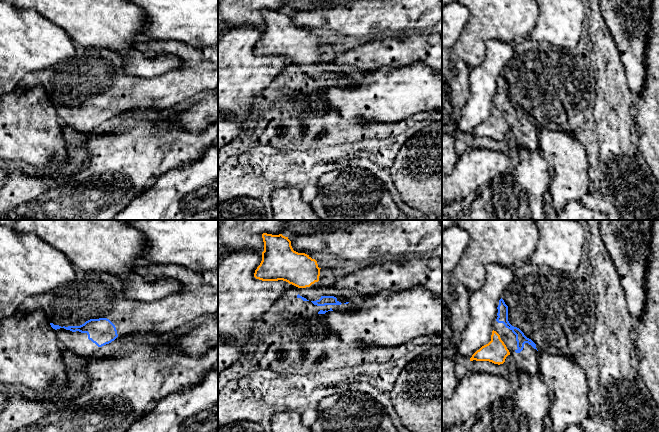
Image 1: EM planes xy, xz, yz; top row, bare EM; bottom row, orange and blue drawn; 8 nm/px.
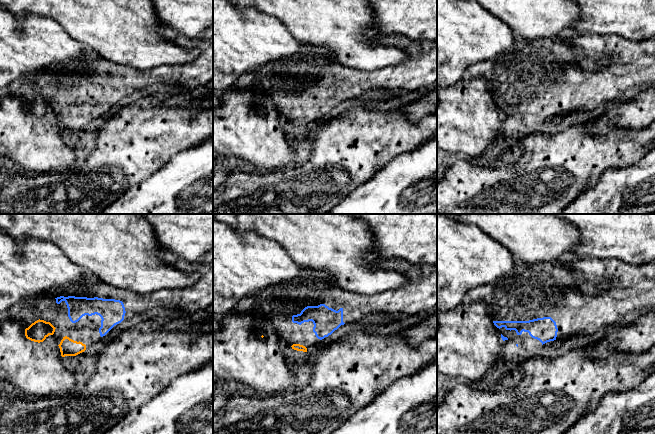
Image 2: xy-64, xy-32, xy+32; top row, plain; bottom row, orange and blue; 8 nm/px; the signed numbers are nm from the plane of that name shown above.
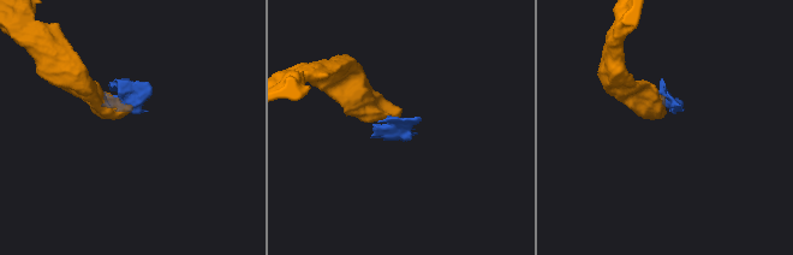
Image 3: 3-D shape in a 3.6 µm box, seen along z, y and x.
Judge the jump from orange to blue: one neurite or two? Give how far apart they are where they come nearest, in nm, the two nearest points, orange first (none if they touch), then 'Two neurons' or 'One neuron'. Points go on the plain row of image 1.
Distance 50 nm. Across: yz (509, 128), (515, 127). One neuron

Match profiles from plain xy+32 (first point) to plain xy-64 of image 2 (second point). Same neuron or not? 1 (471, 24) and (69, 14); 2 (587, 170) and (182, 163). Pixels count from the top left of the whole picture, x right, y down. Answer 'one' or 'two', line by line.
1: two
2: two

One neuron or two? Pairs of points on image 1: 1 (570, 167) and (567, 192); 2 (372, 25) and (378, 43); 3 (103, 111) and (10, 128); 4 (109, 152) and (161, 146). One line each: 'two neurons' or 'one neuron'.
1: one neuron
2: two neurons
3: two neurons
4: one neuron

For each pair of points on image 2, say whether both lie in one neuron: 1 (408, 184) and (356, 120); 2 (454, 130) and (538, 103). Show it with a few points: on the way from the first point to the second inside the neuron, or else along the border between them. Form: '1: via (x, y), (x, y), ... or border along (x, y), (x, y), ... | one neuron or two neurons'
1: border along (411, 151), (396, 156), (372, 177) | two neurons
2: border along (486, 85), (487, 91), (499, 105) | two neurons

